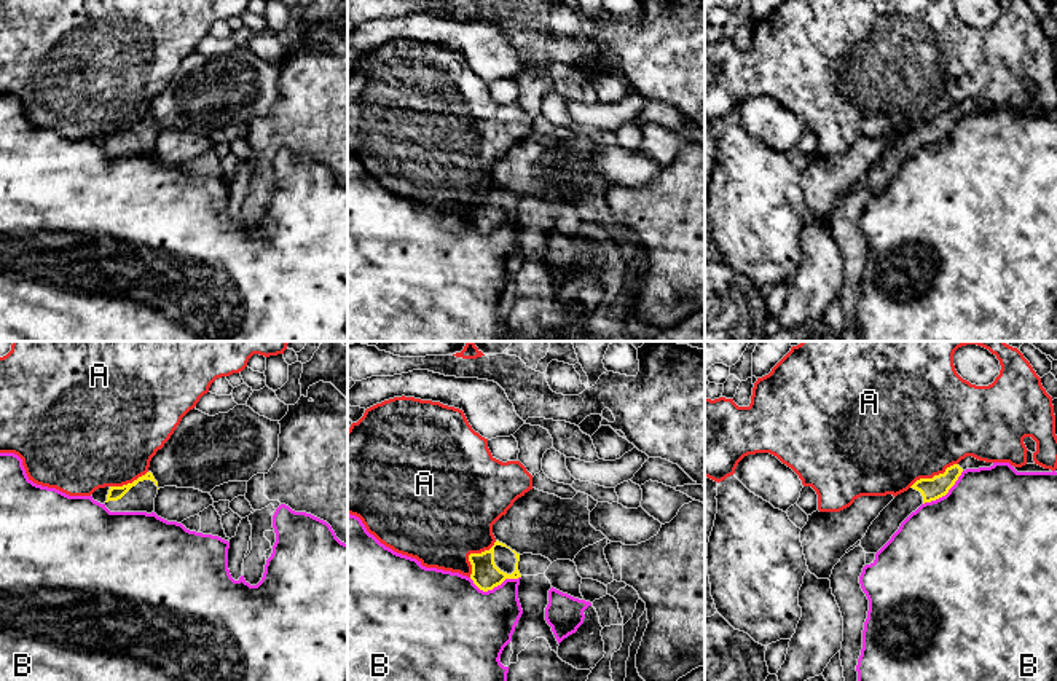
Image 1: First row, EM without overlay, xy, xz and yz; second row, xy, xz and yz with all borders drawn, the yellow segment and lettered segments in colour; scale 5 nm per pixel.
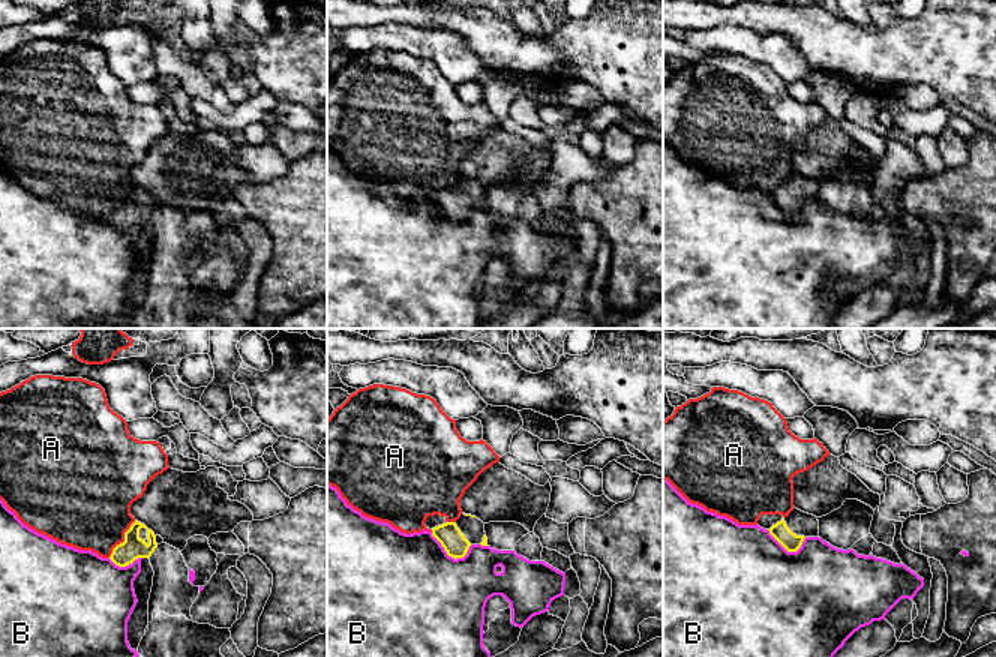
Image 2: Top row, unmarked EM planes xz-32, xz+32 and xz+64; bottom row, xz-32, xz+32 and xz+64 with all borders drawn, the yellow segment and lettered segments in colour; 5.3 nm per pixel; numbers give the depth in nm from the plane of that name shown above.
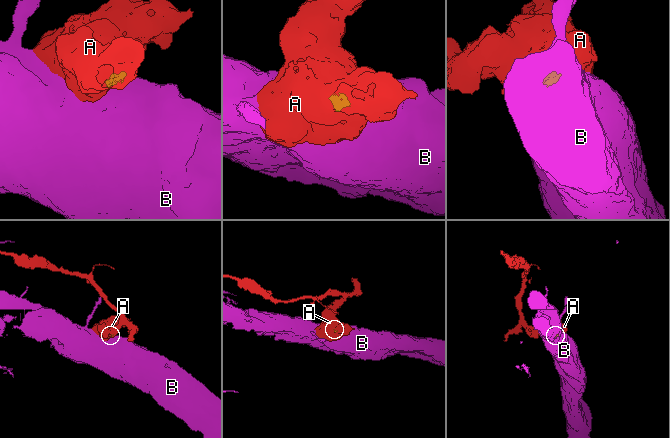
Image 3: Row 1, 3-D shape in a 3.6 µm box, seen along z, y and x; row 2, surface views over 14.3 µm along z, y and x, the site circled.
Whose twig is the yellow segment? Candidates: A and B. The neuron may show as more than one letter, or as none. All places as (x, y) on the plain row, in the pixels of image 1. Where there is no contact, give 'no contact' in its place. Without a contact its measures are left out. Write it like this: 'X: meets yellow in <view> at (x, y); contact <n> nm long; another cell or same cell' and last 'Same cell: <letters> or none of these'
A: meets yellow in xz at (472, 196); contact 240 nm long; another cell
B: meets yellow in xz at (495, 228); contact 260 nm long; another cell
Same cell: none of these

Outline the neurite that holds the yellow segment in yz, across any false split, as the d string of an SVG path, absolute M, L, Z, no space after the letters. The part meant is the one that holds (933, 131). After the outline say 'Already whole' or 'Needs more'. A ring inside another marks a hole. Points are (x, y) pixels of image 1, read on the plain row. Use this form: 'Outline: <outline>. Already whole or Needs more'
Outline: M966 99L958 107L947 110L944 116L917 123L907 134L898 137L872 164L866 179L861 182L861 190L866 196L877 196L912 155L925 145L945 139L963 113L990 108L993 105Z. Needs more

